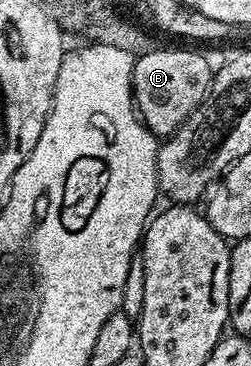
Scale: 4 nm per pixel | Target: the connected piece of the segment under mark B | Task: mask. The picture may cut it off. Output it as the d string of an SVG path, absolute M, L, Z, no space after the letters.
M157 49L138 56L133 63L133 100L137 112L154 137L170 137L191 116L207 95L215 69L193 49Z

